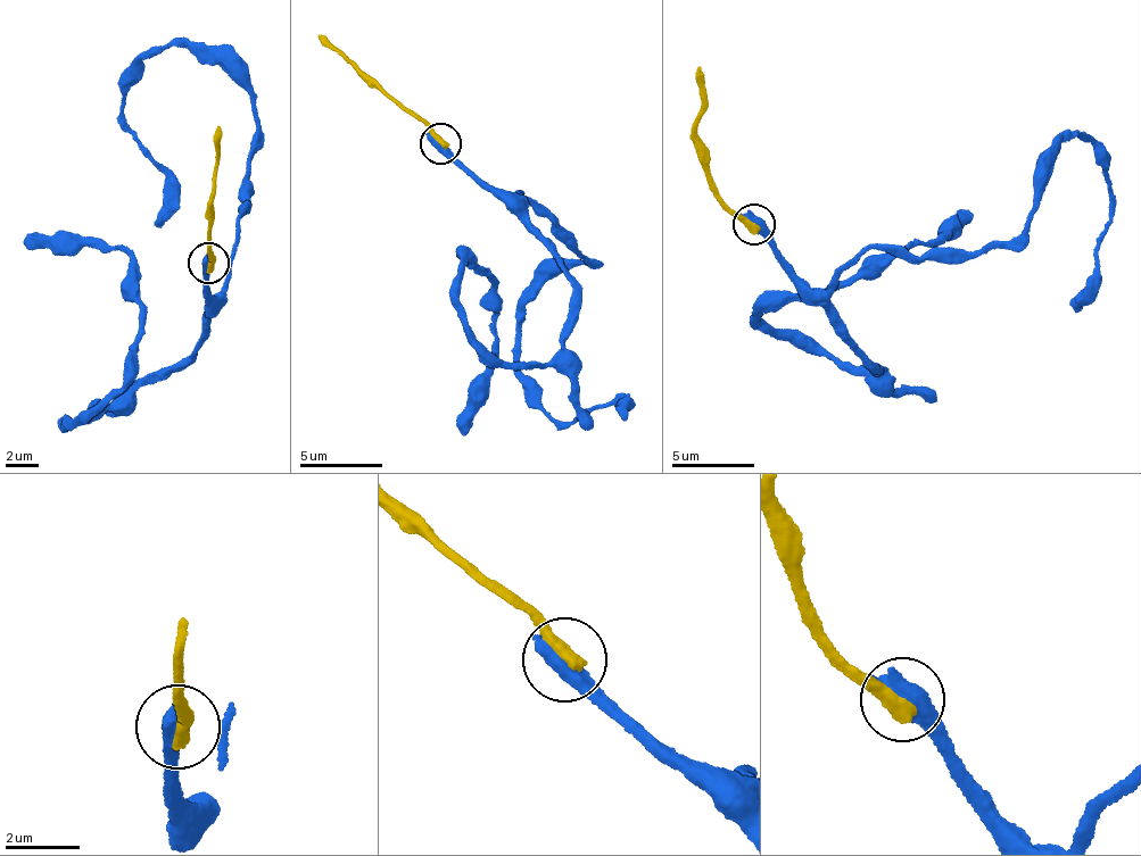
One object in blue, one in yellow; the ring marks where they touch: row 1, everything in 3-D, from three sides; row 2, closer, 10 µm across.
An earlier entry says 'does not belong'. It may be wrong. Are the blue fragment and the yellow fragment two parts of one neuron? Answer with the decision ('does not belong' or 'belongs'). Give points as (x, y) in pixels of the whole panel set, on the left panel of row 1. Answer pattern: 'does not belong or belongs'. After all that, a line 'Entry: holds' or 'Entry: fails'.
does not belong
Entry: holds

